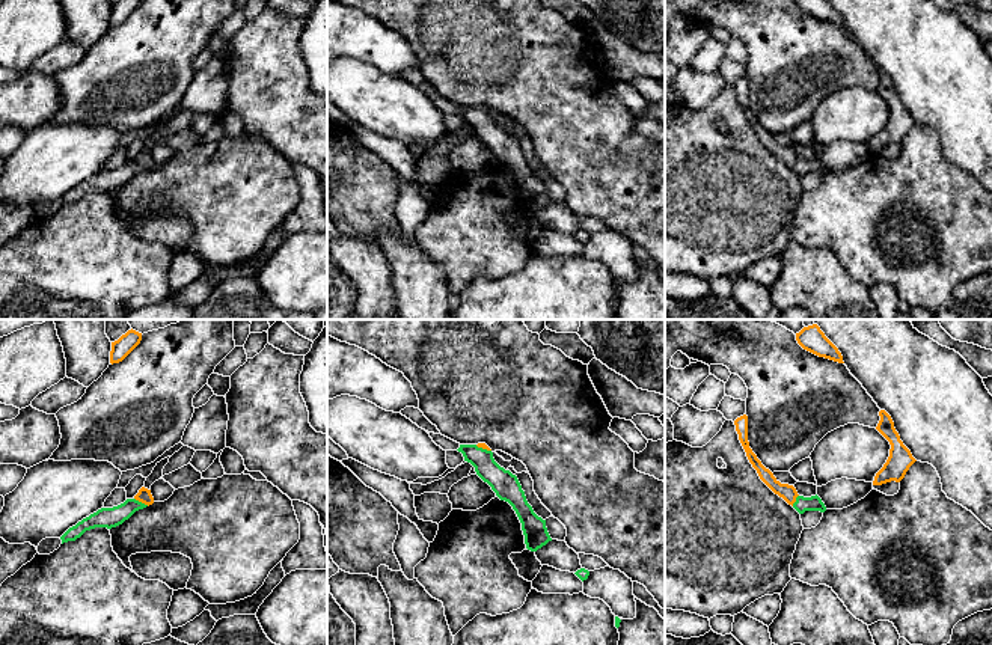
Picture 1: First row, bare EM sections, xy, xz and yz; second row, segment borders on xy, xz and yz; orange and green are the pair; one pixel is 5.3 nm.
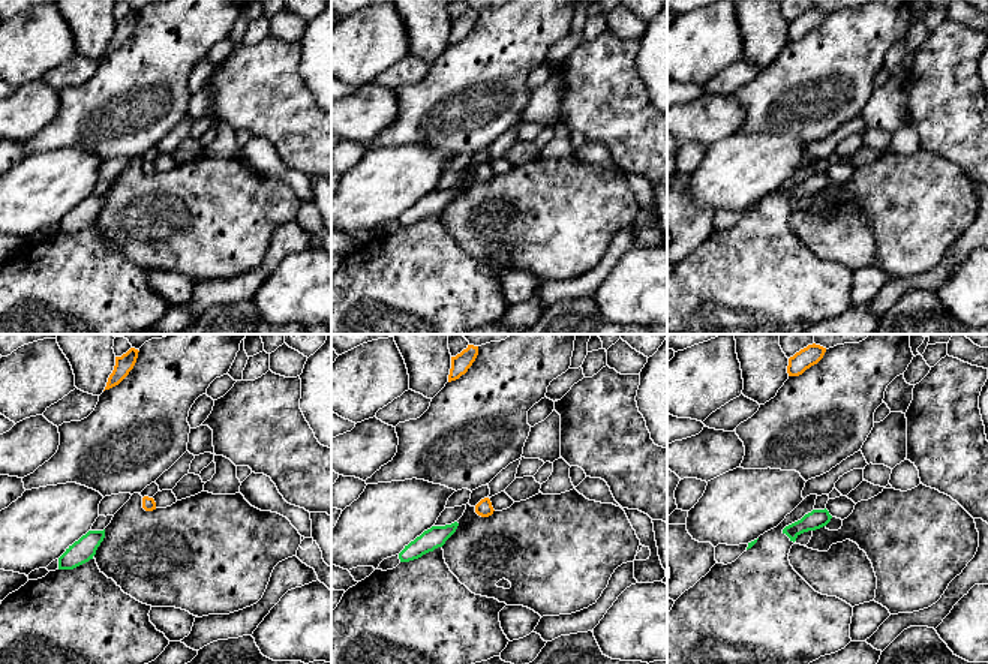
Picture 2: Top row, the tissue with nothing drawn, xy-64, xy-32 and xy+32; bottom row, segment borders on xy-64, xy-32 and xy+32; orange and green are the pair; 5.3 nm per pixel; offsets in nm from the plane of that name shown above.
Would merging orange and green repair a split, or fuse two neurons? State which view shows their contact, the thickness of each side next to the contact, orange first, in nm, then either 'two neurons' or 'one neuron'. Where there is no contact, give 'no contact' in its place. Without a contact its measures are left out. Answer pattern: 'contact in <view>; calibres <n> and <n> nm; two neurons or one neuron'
contact in xy; calibres 70 and 110 nm; two neurons

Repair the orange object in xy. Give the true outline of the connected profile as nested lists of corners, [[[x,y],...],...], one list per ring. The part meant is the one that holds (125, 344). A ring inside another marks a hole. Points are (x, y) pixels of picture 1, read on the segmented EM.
[[[128,330],[118,341],[112,342],[110,363],[122,362],[142,341],[142,333]]]

